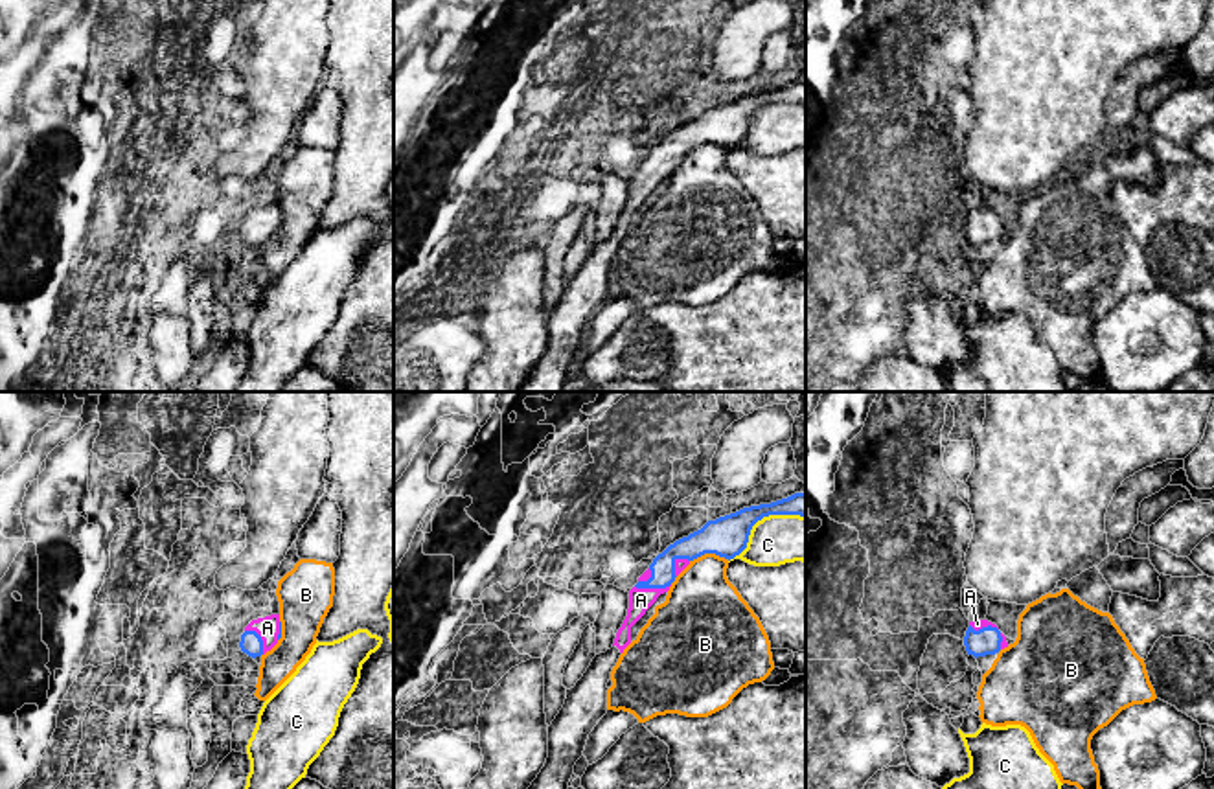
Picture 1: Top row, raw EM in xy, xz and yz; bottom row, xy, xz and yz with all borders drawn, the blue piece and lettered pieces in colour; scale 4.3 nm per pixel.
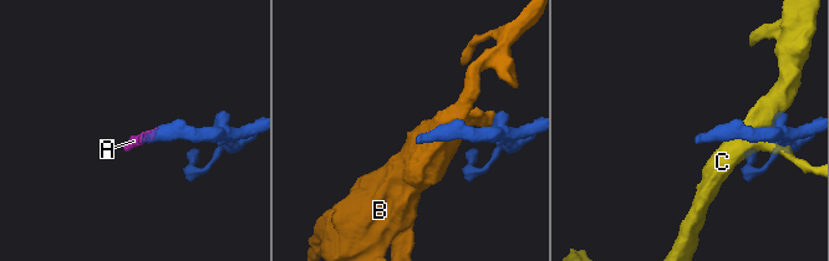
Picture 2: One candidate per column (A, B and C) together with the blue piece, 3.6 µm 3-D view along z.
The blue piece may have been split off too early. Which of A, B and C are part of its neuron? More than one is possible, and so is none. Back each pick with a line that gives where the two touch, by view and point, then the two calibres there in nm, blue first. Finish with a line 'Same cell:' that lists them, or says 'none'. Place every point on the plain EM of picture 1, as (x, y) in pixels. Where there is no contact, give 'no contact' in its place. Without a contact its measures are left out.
A: contact xz (652, 175); calibres 110 and 100 nm
Same cell: A

